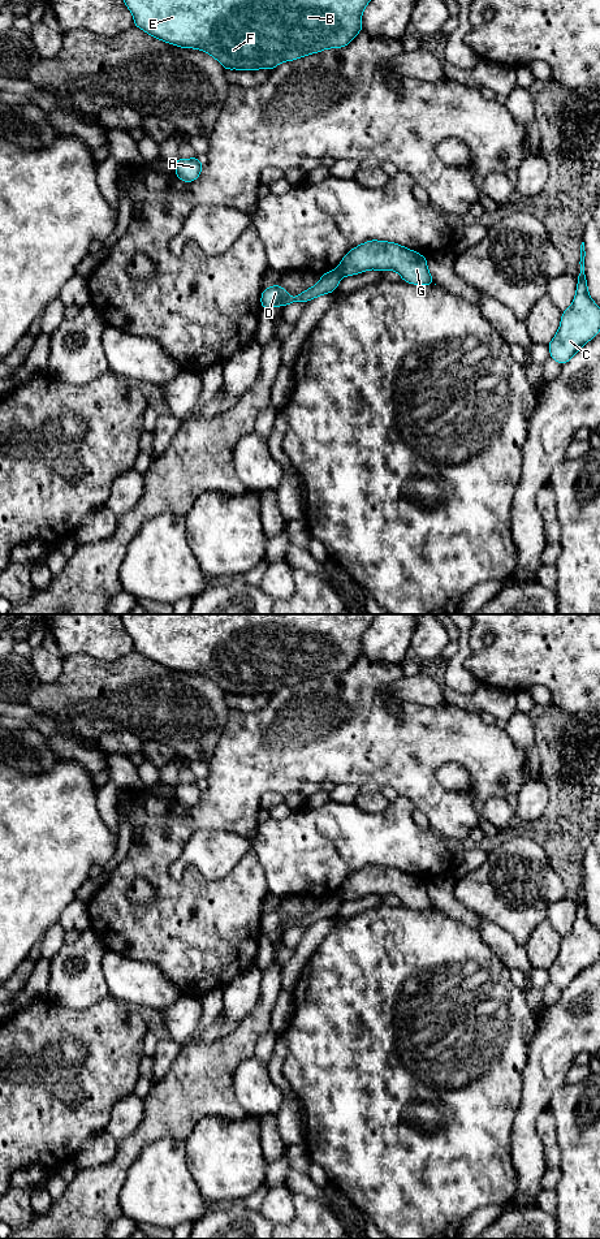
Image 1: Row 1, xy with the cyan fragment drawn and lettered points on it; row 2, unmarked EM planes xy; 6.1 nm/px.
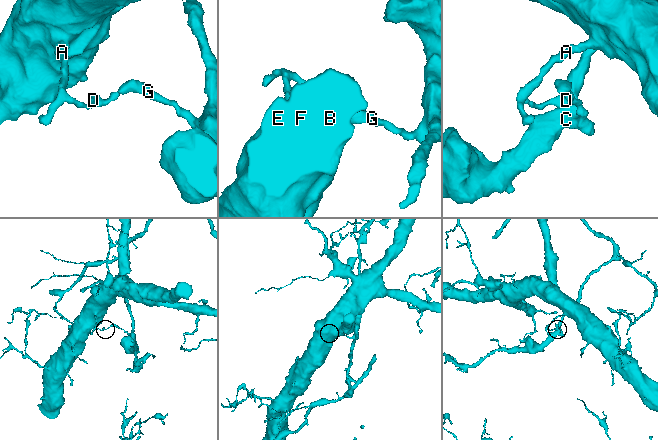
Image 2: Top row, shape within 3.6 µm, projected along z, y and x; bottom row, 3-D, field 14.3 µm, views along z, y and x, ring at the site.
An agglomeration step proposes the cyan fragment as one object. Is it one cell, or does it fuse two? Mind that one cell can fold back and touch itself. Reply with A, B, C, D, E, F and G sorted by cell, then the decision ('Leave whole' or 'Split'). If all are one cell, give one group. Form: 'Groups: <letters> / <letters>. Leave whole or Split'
Groups: A B D E F / C G. Split

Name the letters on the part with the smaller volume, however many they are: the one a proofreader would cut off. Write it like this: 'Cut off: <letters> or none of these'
Cut off: C, G

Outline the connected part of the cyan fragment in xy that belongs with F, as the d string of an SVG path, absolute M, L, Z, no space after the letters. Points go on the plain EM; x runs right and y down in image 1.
M121 614L134 651L165 668L202 674L225 695L273 694L284 686L348 670L362 655L362 636L376 614Z

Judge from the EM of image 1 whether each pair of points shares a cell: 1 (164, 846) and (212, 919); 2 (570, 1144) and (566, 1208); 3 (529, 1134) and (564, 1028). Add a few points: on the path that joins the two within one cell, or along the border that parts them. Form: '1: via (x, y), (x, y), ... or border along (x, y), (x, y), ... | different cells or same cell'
1: via (163, 866), (163, 877), (193, 905) | same cell
2: via (572, 1160), (572, 1192) | same cell
3: via (530, 1108), (538, 1087), (547, 1078), (551, 1054) | same cell

